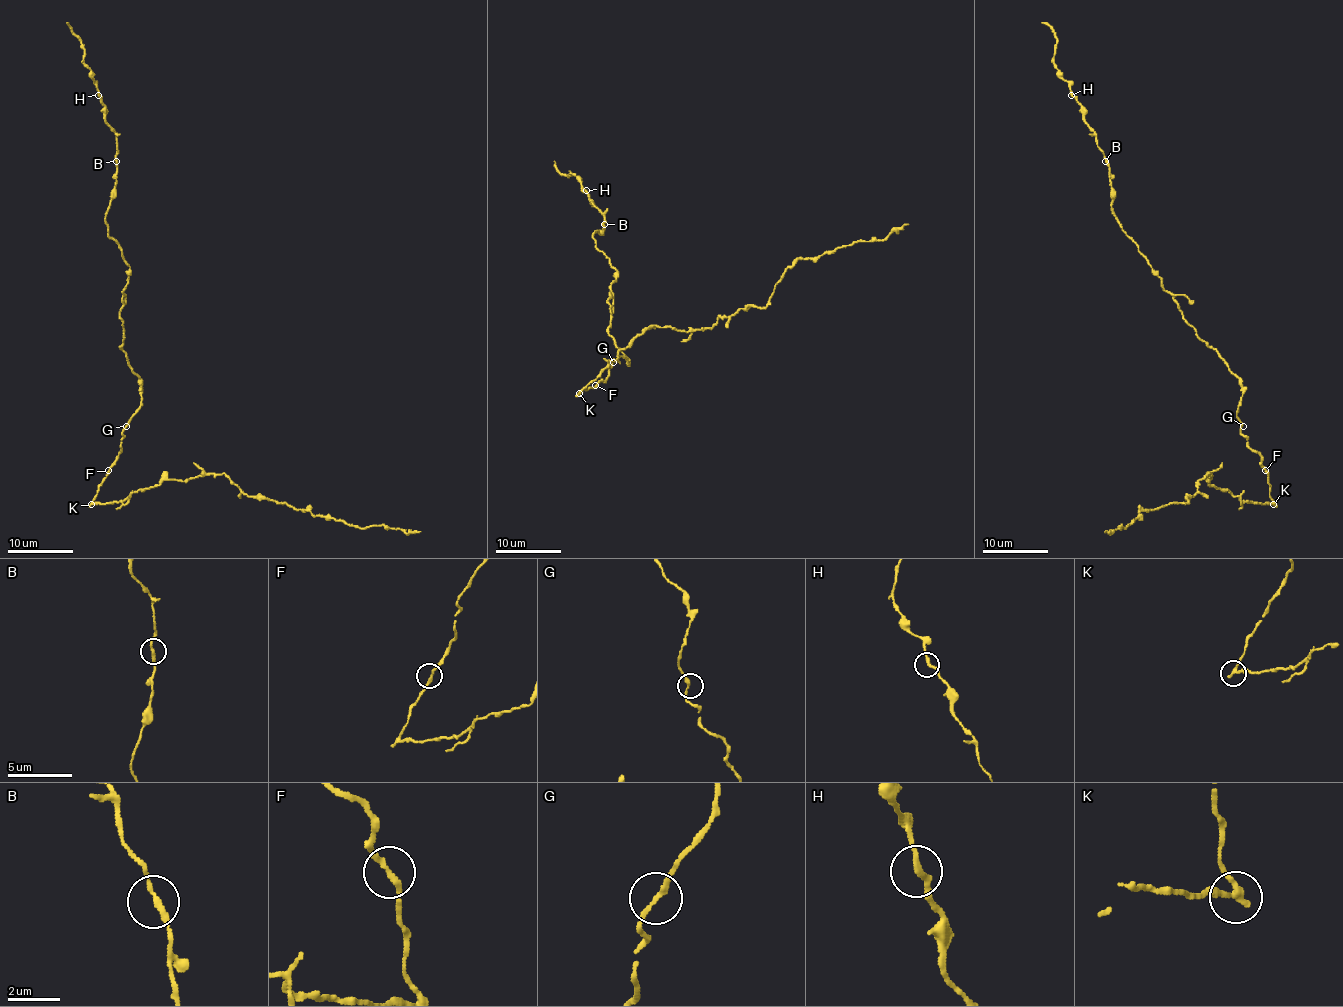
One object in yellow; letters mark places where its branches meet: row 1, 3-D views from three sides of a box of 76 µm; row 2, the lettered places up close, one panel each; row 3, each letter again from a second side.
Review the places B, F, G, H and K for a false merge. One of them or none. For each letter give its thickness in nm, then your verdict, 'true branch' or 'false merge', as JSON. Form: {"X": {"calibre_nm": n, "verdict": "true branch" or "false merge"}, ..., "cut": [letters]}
{"B": {"calibre_nm": 220, "verdict": "true branch"}, "F": {"calibre_nm": 200, "verdict": "true branch"}, "G": {"calibre_nm": 190, "verdict": "true branch"}, "H": {"calibre_nm": 200, "verdict": "true branch"}, "K": {"calibre_nm": 200, "verdict": "false merge"}, "cut": ["K"]}

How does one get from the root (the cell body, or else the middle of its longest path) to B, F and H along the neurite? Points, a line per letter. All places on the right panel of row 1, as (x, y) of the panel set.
B: (1241, 426), (1236, 414), (1241, 382), (1197, 336), (1121, 228), (1111, 206), (1105, 161)
F: (1241, 426), (1246, 442), (1259, 454), (1261, 465), (1265, 470)
H: (1241, 426), (1241, 382), (1197, 336), (1121, 228), (1108, 162), (1084, 106), (1071, 95)

